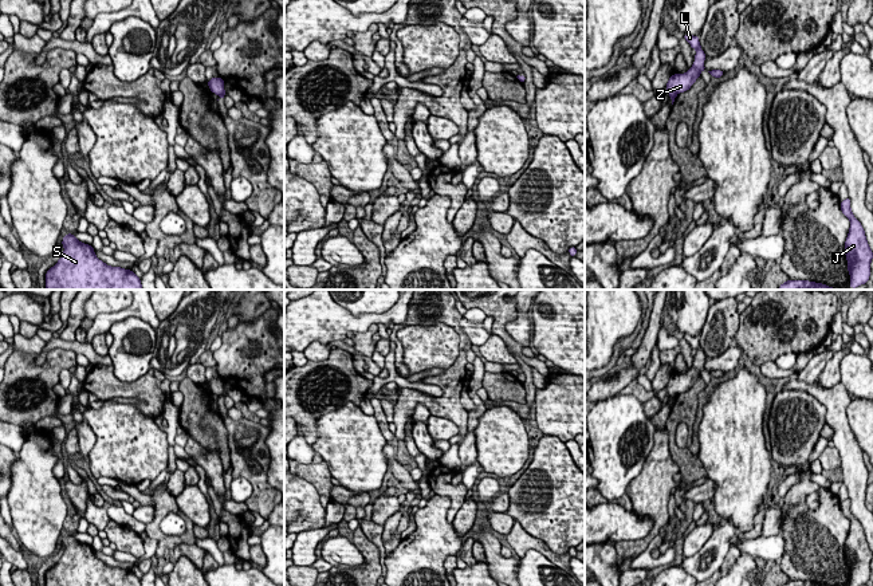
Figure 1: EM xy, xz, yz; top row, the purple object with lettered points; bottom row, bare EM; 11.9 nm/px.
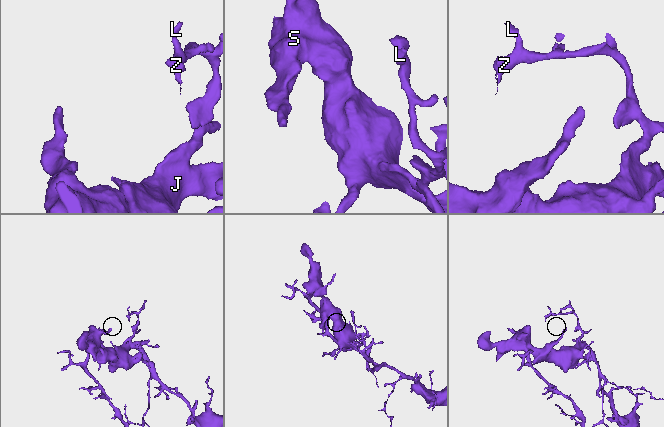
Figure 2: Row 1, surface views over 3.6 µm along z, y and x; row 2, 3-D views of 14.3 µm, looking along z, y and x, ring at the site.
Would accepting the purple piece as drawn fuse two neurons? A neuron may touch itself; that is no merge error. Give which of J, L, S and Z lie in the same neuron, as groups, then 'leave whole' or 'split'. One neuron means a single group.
J L S Z; leave whole

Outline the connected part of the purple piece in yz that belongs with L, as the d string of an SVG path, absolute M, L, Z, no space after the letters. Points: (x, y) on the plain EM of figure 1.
M684 334L684 339L691 345L692 349L696 350L695 363L685 374L675 374L671 375L666 384L666 393L671 396L671 402L673 405L675 398L679 393L684 393L691 389L691 386L700 377L700 373L707 370L704 367L705 354L700 347L699 337L692 337L689 334Z

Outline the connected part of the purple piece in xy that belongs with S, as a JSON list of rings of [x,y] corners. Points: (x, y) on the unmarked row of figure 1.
[[[72,534],[63,538],[62,546],[64,552],[46,573],[46,586],[141,586],[141,579],[131,570],[105,565],[95,556],[93,546],[80,543]]]

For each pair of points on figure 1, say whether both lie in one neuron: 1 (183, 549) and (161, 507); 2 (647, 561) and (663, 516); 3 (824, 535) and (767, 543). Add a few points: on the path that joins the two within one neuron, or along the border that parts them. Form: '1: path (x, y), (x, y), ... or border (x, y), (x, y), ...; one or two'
1: border (193, 542), (179, 543), (172, 549); two
2: border (647, 550), (633, 559); two
3: border (782, 534), (785, 551), (779, 559); two

